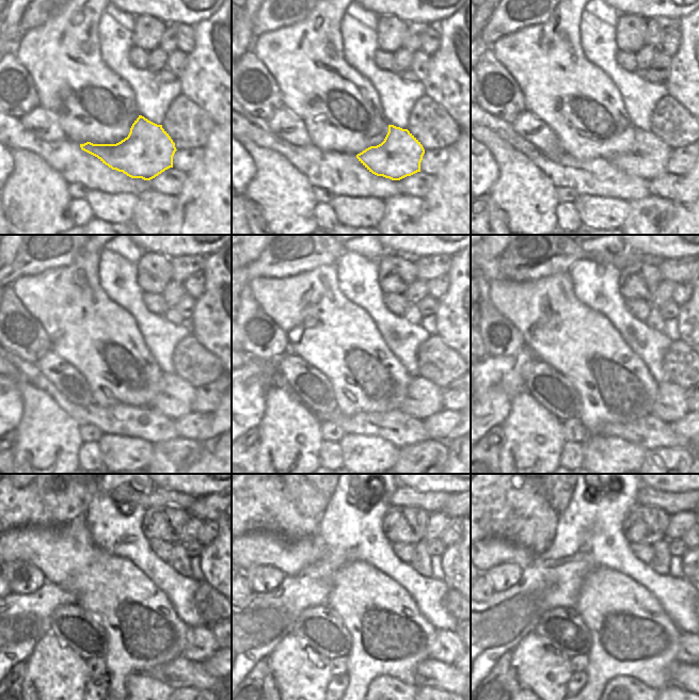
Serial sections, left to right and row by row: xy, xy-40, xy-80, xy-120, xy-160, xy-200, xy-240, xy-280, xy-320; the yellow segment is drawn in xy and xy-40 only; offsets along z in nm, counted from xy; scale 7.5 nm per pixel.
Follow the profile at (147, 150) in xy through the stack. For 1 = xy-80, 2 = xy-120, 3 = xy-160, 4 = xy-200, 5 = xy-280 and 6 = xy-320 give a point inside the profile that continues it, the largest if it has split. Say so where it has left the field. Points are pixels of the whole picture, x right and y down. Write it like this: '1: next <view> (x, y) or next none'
1: next xy-80 (648, 158)
2: next xy-120 (174, 399)
3: next xy-160 (424, 398)
4: next xy-200 (670, 404)
5: next xy-280 (447, 648)
6: next xy-320 (687, 653)

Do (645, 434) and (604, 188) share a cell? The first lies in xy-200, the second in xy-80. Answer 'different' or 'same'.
same

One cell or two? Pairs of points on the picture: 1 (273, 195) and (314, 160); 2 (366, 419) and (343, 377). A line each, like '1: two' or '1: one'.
1: two
2: two

